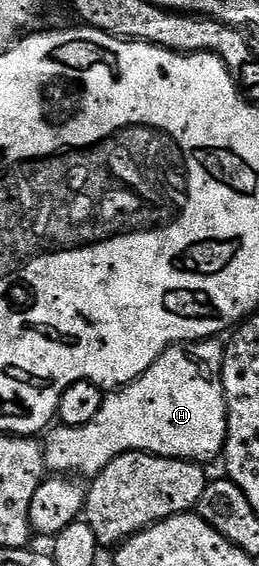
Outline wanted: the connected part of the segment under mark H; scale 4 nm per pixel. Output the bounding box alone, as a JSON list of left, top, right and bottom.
[45,340,226,476]

